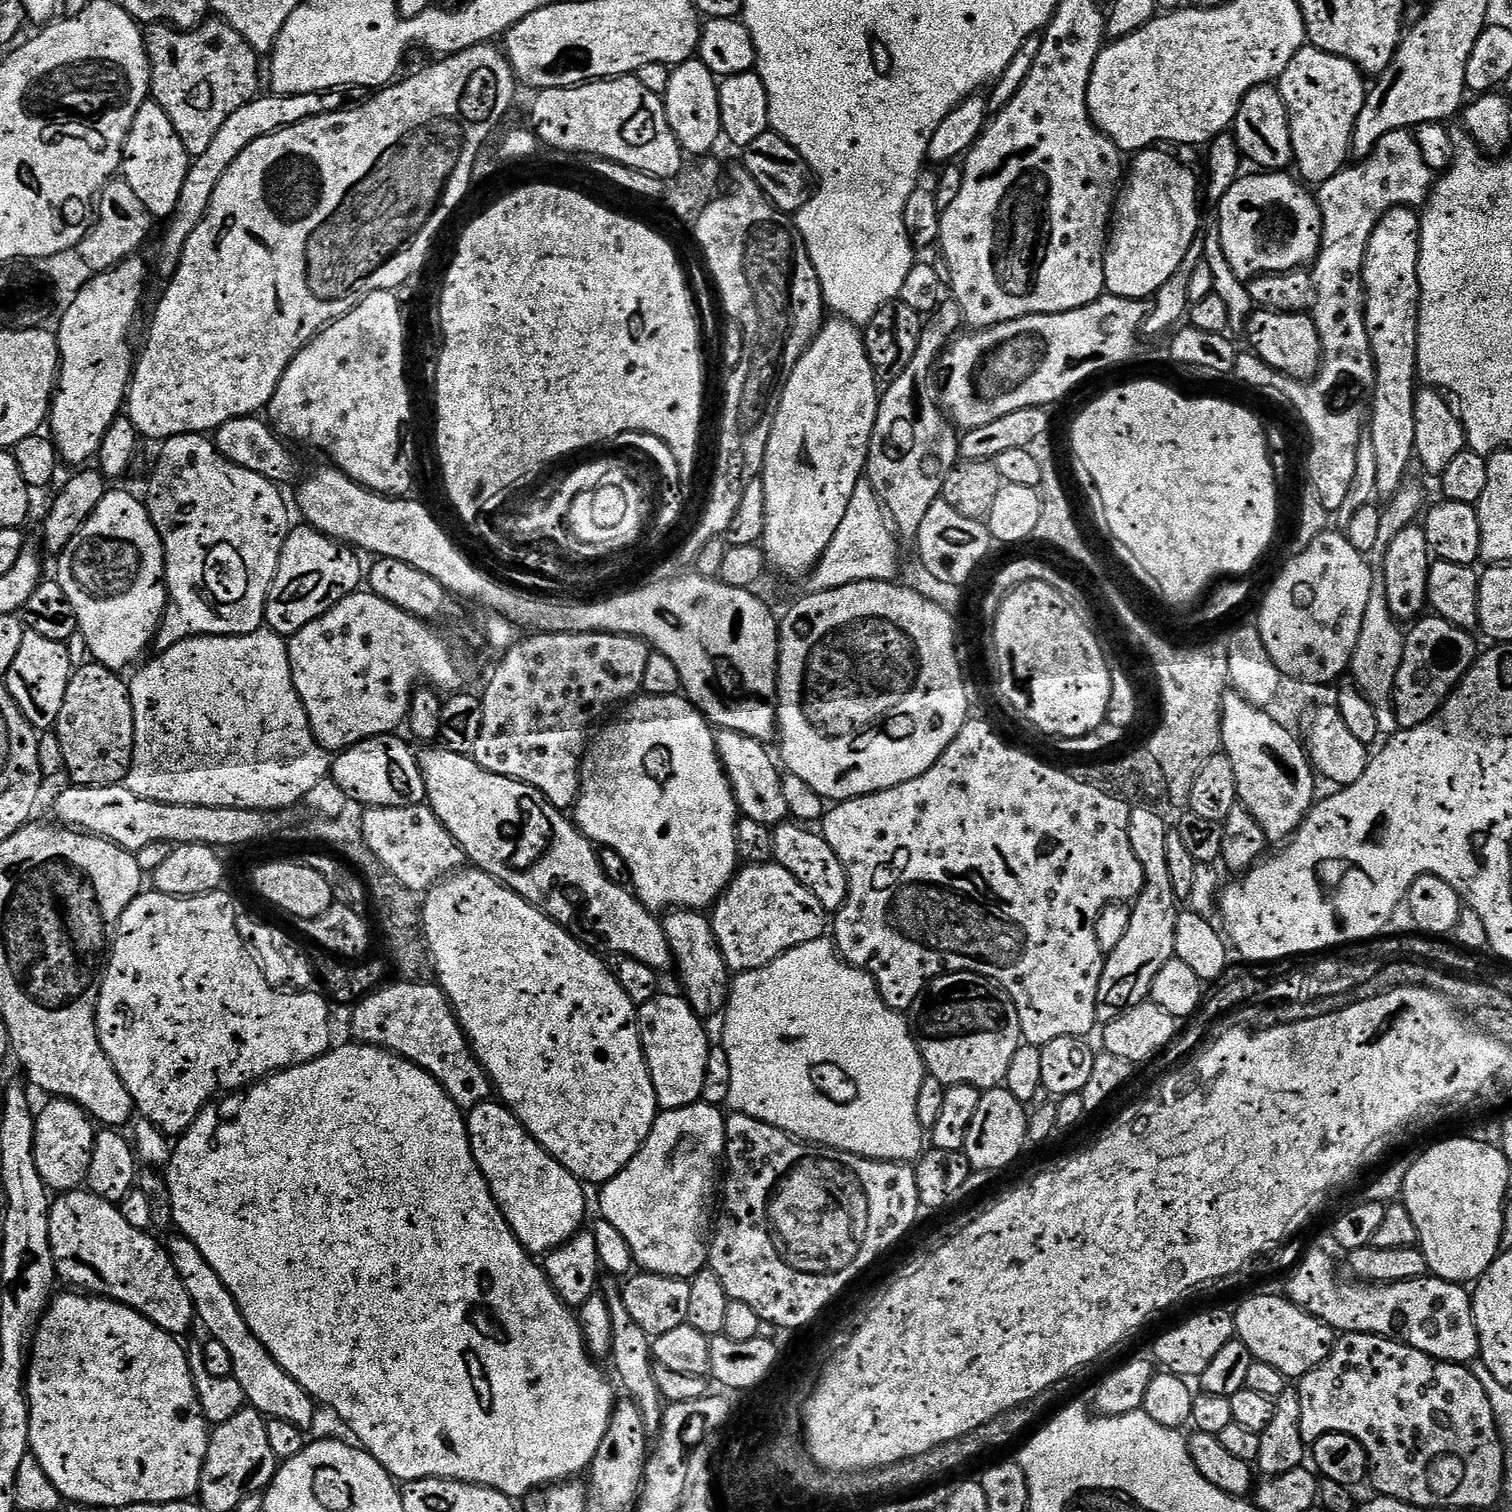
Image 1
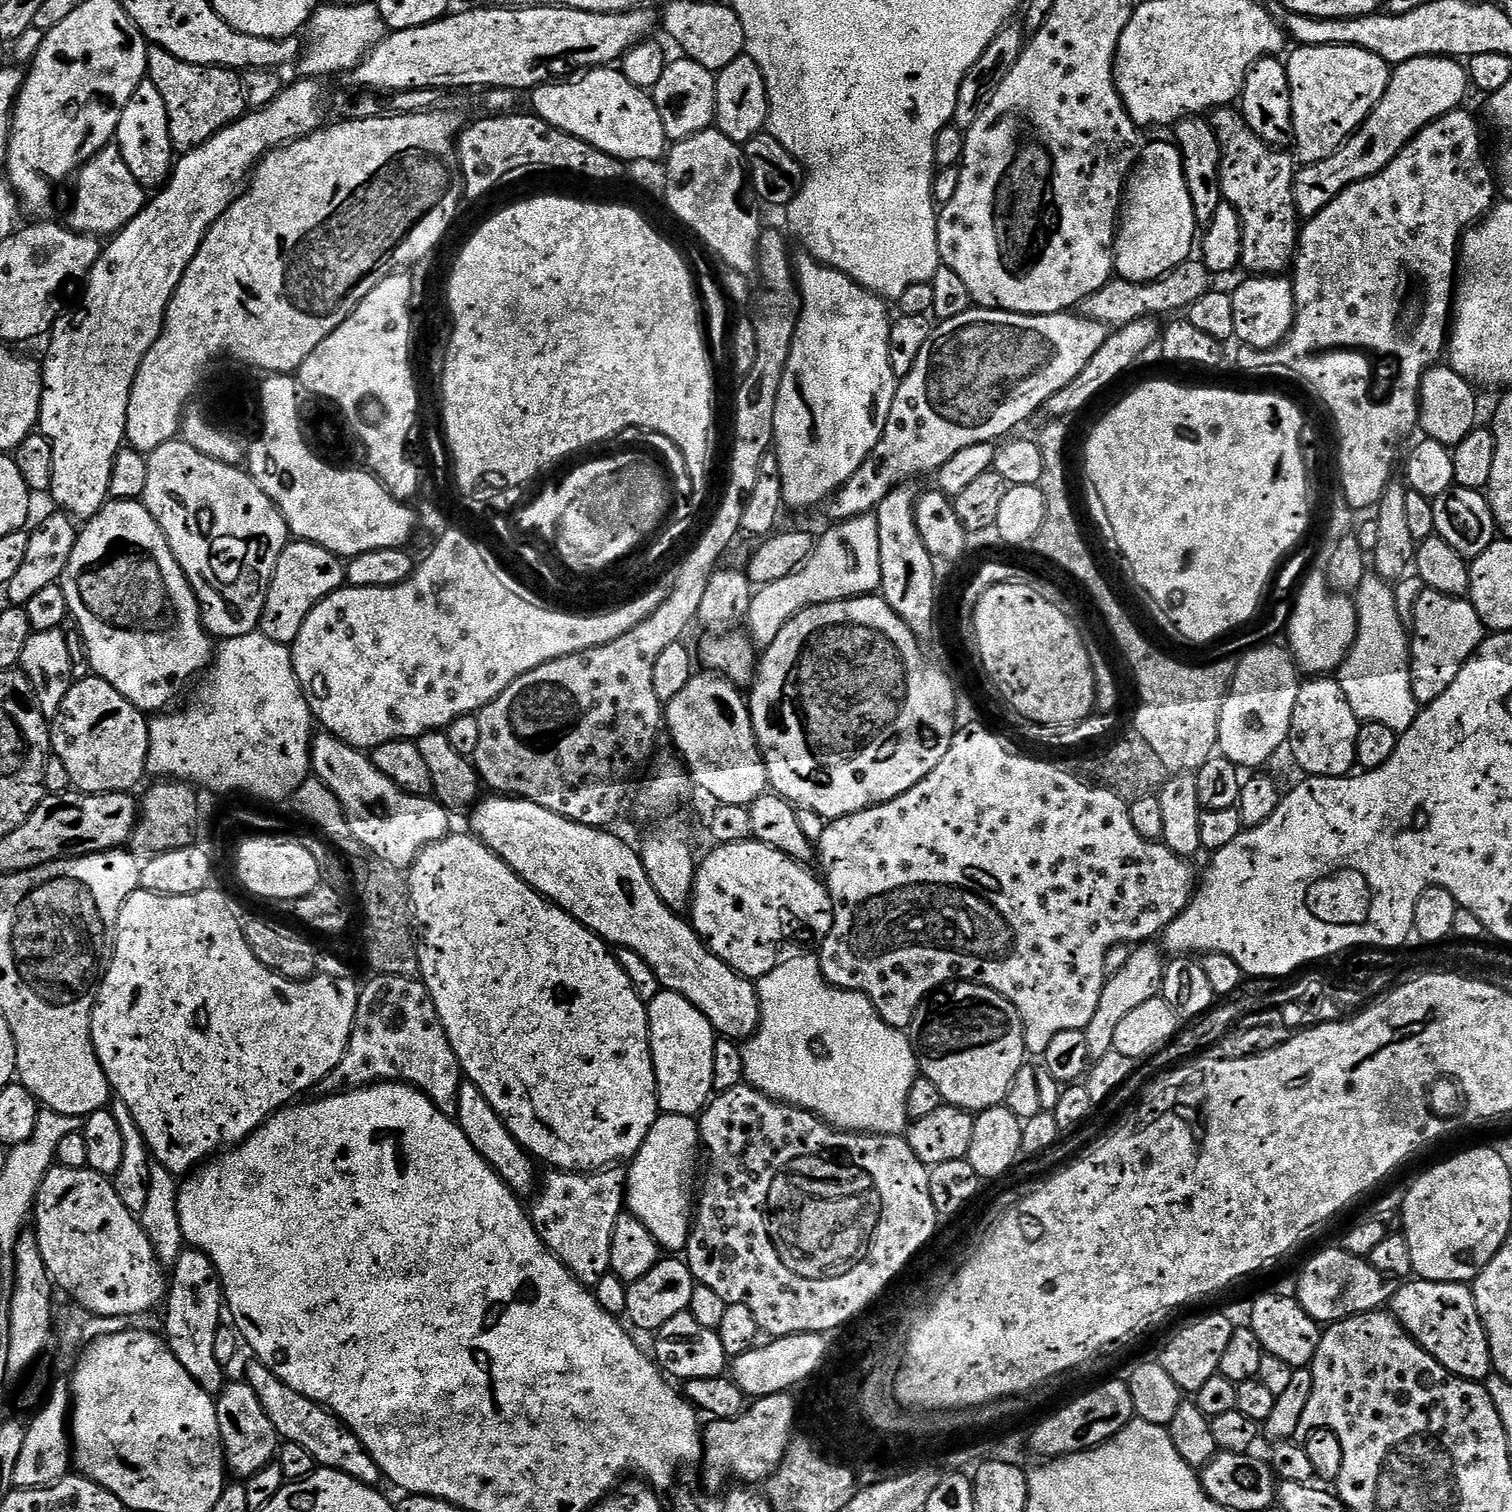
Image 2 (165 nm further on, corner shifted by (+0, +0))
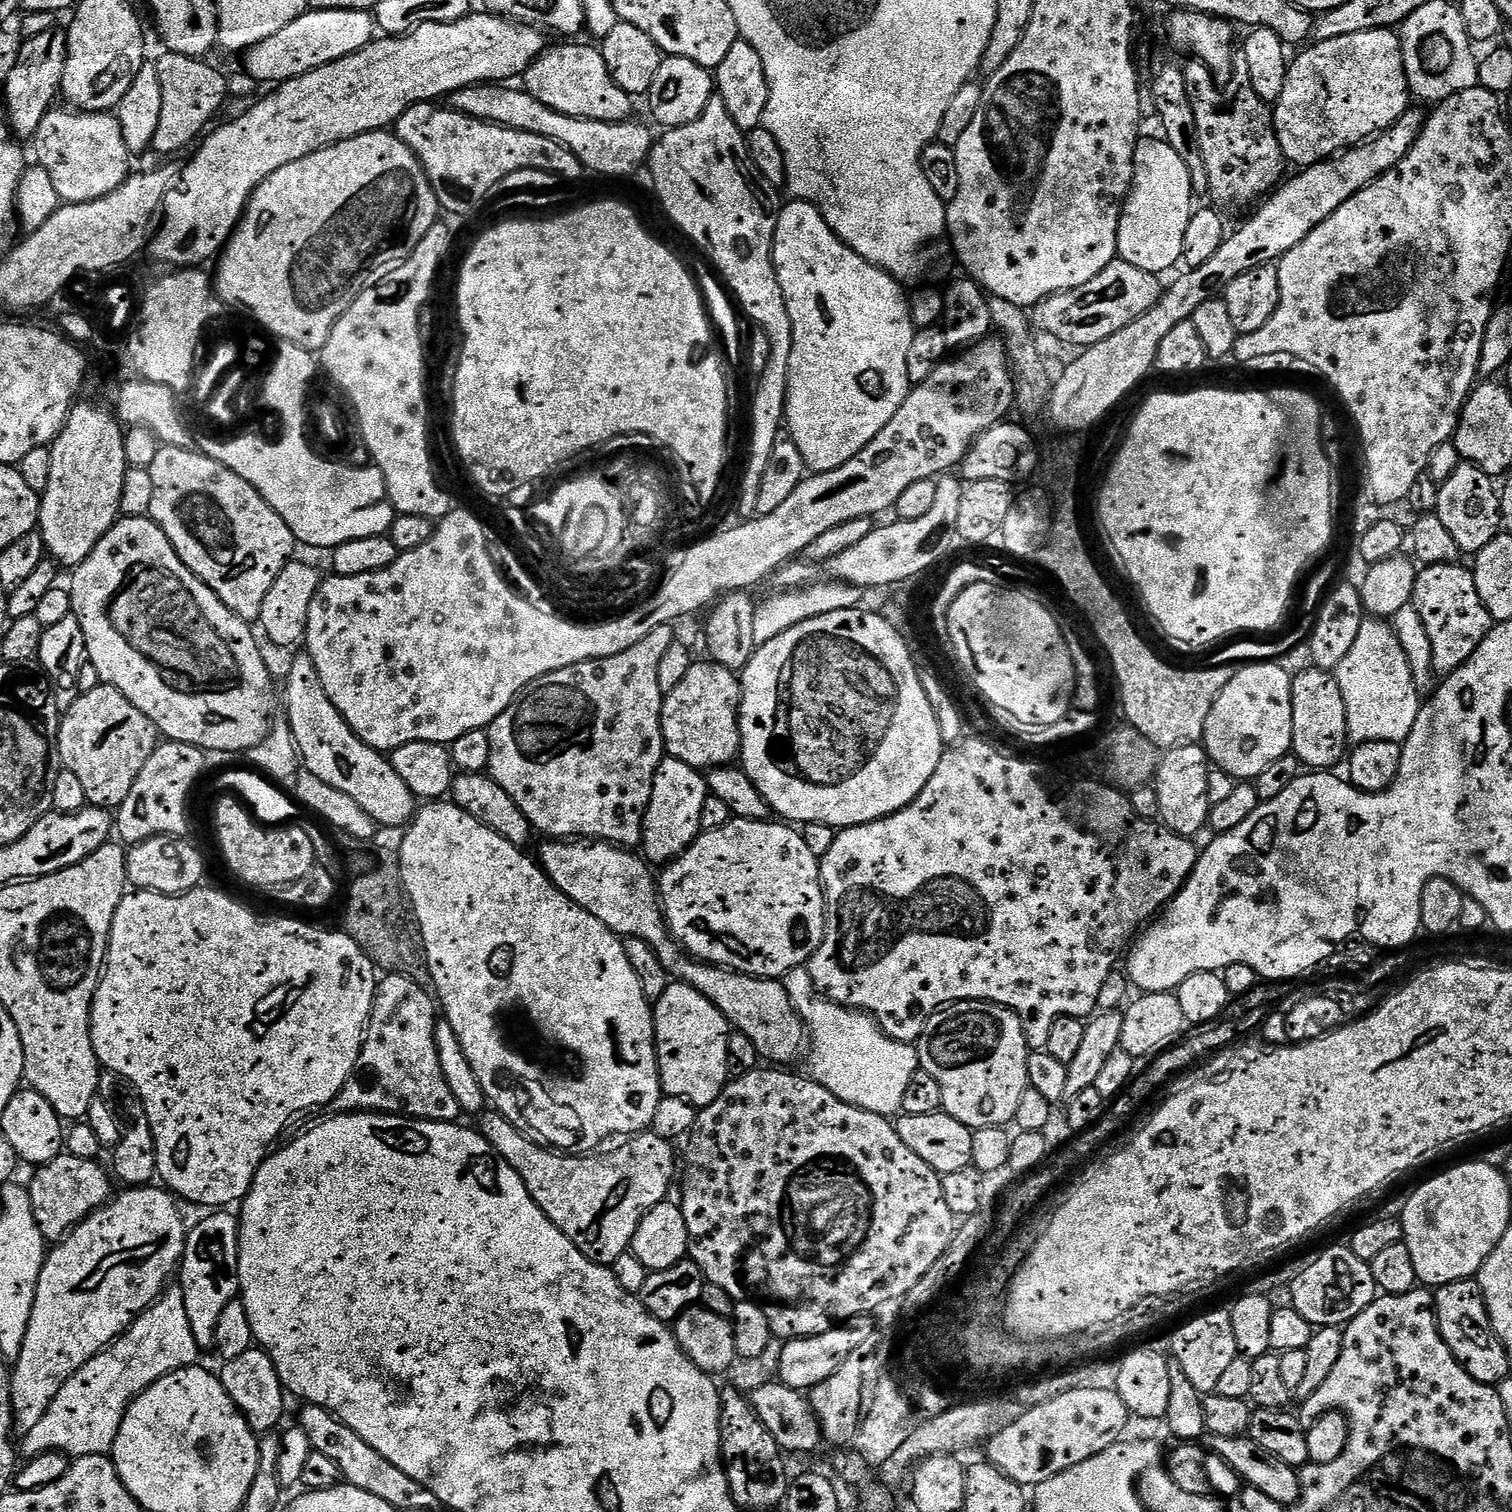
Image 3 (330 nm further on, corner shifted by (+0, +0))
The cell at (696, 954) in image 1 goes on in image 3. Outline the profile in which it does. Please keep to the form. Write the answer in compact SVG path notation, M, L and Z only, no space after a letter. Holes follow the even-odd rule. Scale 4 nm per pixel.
M665 755L652 783L650 802L646 806L639 847L649 865L667 866L677 860L695 842L702 831L702 802L709 796L707 779L697 769L678 758Z

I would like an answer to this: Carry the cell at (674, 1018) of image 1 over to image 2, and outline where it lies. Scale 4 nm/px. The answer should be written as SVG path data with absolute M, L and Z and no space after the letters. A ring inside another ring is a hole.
M661 990L646 1007L659 1111L669 1116L699 1117L714 1095L714 1046L718 1034L682 994Z

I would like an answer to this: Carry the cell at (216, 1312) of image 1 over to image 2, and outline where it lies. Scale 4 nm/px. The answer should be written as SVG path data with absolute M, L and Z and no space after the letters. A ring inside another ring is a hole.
M252 1362L245 1370L243 1379L258 1394L258 1402L262 1402L262 1410L266 1410L266 1418L274 1422L274 1430L281 1441L298 1442L315 1458L321 1468L333 1468L369 1486L381 1483L382 1473L374 1458L364 1448L364 1444L328 1409L316 1404L310 1398L290 1390L286 1382L282 1382L264 1364Z

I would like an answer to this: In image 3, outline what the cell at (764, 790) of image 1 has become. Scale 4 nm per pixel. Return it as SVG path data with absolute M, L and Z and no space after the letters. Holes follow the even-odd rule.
M711 660L693 661L690 670L686 670L686 678L664 697L662 738L665 753L697 770L731 765L740 755L740 681L735 671Z

